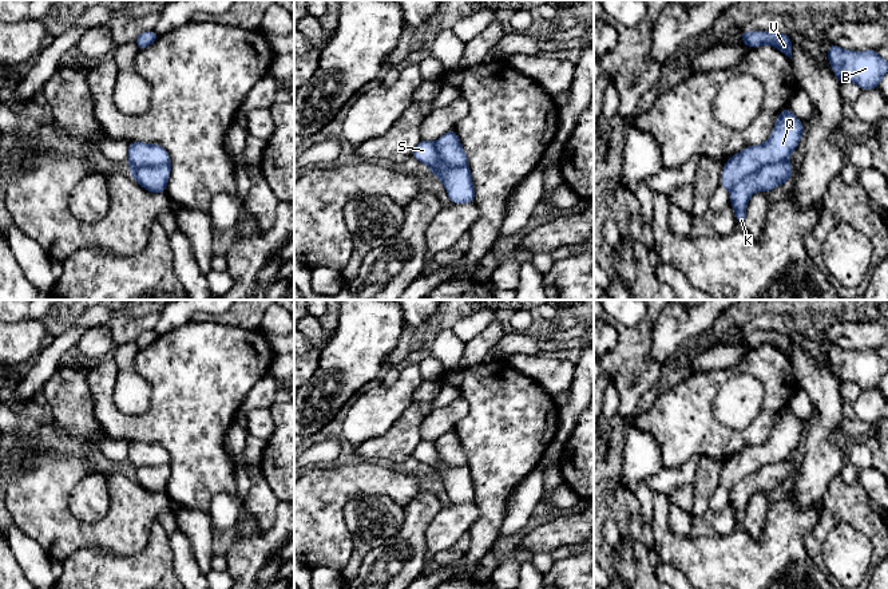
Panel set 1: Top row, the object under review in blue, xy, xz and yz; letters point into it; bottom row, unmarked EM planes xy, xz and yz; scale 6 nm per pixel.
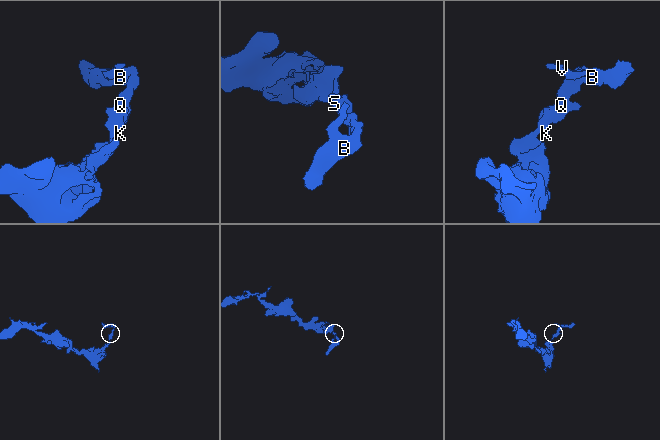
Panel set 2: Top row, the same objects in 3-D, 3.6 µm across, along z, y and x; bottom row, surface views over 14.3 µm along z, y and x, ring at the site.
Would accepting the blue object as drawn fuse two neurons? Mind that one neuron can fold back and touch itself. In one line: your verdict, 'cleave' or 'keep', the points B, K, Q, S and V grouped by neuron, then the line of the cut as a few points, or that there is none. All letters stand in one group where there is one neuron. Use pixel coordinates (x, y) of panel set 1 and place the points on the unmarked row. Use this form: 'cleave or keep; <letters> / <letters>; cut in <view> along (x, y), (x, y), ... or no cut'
cleave; B Q V / K S; cut in yz along (787, 458), (758, 467), (744, 475), (729, 489)

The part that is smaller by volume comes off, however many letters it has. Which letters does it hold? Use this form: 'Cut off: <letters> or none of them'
Cut off: B, Q, V

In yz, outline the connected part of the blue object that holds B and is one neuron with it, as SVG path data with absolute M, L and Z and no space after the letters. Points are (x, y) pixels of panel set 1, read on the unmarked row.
M829 344L828 360L840 383L853 382L861 390L877 388L888 373L888 361L876 349L849 351Z

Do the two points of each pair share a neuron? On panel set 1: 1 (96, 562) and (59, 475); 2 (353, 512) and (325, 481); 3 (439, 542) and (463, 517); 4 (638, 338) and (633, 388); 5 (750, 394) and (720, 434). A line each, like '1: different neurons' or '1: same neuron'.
1: different neurons
2: different neurons
3: same neuron
4: same neuron
5: different neurons

